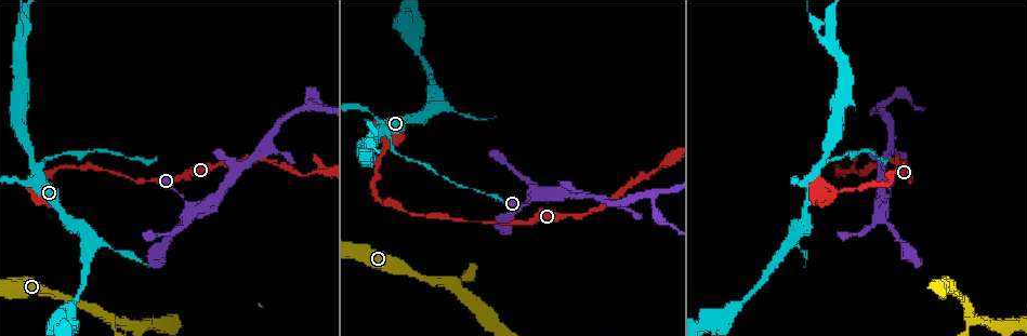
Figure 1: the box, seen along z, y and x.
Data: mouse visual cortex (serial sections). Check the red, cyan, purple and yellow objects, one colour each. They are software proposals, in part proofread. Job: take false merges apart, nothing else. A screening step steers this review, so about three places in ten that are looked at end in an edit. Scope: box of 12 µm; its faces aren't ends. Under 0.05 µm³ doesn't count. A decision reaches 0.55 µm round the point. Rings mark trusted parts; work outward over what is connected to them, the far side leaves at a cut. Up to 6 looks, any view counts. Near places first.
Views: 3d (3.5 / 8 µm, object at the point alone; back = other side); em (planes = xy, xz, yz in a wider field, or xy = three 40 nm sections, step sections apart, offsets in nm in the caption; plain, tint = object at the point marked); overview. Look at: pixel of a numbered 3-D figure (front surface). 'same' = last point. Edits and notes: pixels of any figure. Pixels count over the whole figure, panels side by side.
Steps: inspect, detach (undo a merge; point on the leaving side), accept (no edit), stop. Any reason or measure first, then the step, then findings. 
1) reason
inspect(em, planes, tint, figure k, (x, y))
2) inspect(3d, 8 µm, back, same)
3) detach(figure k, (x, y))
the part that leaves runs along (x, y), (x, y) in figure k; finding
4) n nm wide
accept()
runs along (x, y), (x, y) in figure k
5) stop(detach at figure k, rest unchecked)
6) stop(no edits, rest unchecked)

thin neck
inspect(3d, 3.5 µm, figure 1, (826, 156))

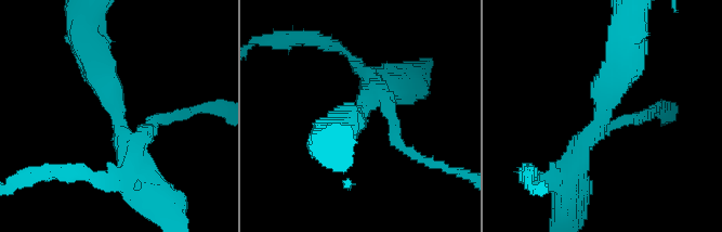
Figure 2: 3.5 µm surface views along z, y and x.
3 arms; arms of 150, 350, 450 nm
inspect(em, planes, tint, figure 2, (600, 121))

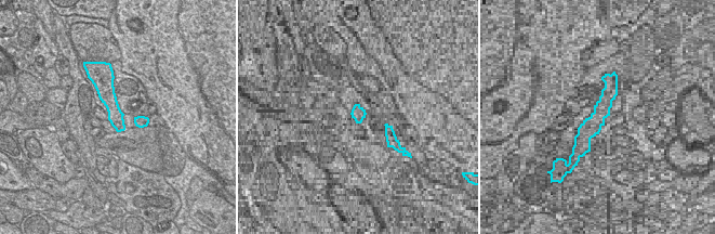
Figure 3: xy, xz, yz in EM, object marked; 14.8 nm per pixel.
detach(figure 2, (628, 120))
the part that leaves runs along (383, 98), (397, 142), (444, 167) in figure 2; a second cell is stuck on

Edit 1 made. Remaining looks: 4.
three arms meet
inspect(em, planes, tint, figure 1, (539, 196))

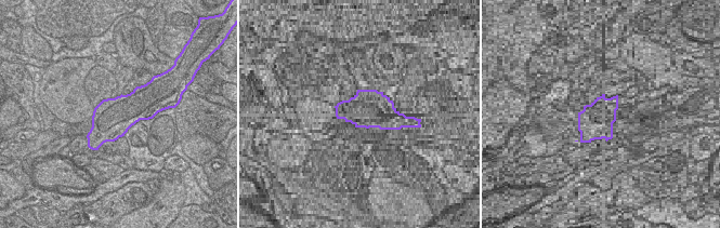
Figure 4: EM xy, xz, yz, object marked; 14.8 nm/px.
inspect(3d, 3.5 µm, same)

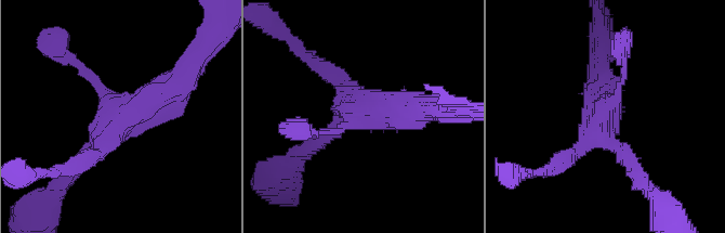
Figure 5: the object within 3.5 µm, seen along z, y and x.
accept()
runs along (65, 54), (115, 107), (182, 78) in figure 5; one cell here

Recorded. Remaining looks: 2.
stop(detach at figure 2, rest unchecked)

